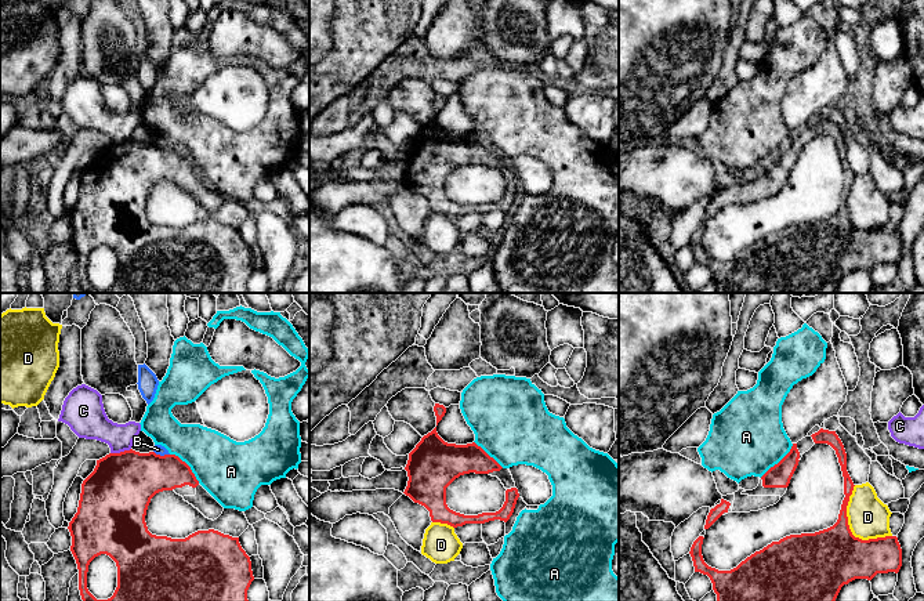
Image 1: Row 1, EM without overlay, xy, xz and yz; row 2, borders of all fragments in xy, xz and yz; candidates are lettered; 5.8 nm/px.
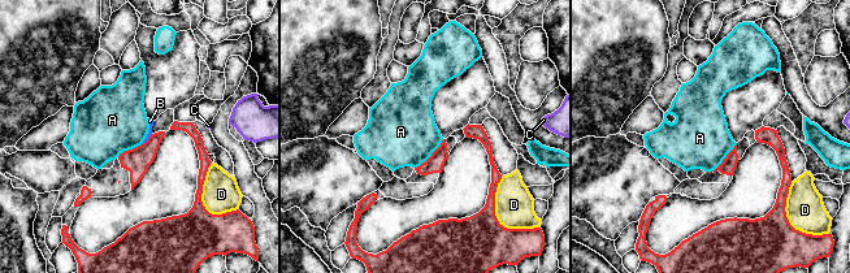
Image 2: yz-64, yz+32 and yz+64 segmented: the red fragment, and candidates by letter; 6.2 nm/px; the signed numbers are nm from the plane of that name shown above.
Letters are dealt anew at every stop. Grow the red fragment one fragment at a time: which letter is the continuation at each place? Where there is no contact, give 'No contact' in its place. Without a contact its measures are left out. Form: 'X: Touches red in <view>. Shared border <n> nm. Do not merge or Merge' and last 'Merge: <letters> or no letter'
A: Touches red in yz. Shared border 280 nm. Do not merge
B: Touches red in xy. Shared border 100 nm. Do not merge
C: Touches red in xy. Shared border 120 nm. Do not merge
D: Touches red in yz. Shared border 380 nm. Do not merge
Merge: no letter

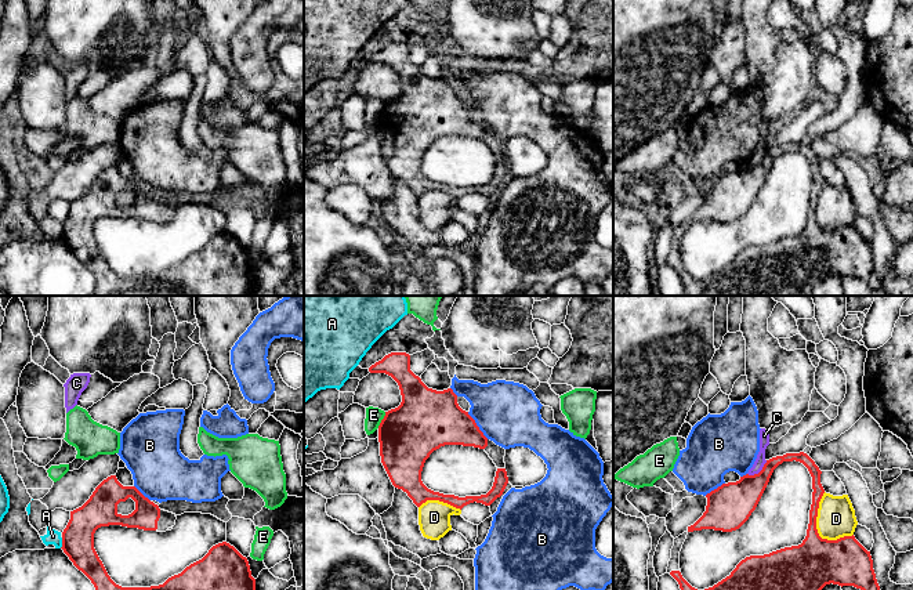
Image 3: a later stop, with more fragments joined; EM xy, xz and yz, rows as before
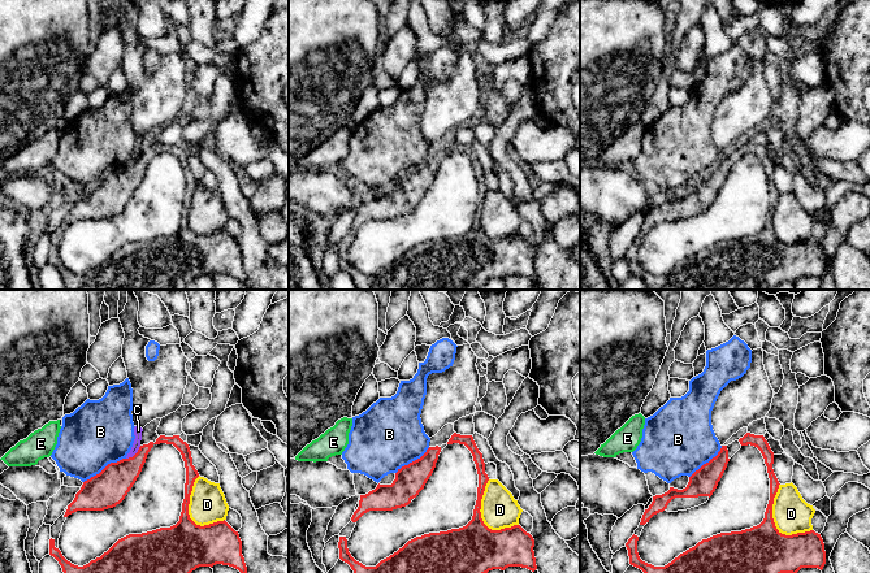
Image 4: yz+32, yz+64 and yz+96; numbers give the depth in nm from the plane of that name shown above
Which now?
A: Touches red in xy. Shared border 70 nm. Do not merge
B: Touches red in xz. Shared border 200 nm. Do not merge
C: Touches red in yz. Shared border 150 nm. Do not merge
D: Touches red in yz. Shared border 300 nm. Do not merge
E: Touches red in xz. Shared border 110 nm. Do not merge
Merge: no letter

